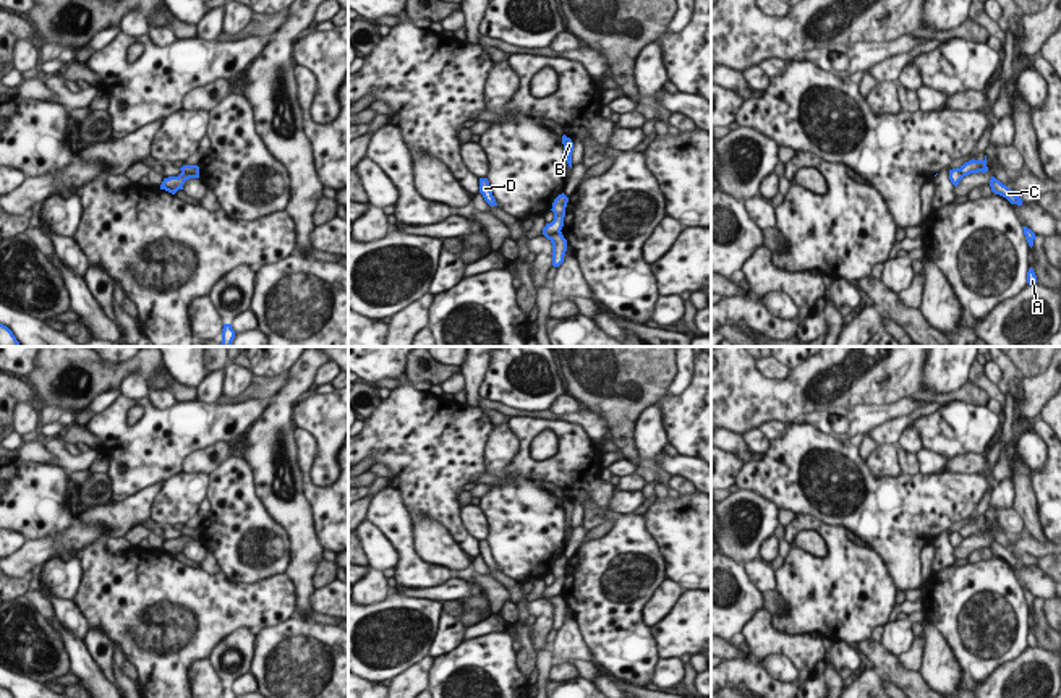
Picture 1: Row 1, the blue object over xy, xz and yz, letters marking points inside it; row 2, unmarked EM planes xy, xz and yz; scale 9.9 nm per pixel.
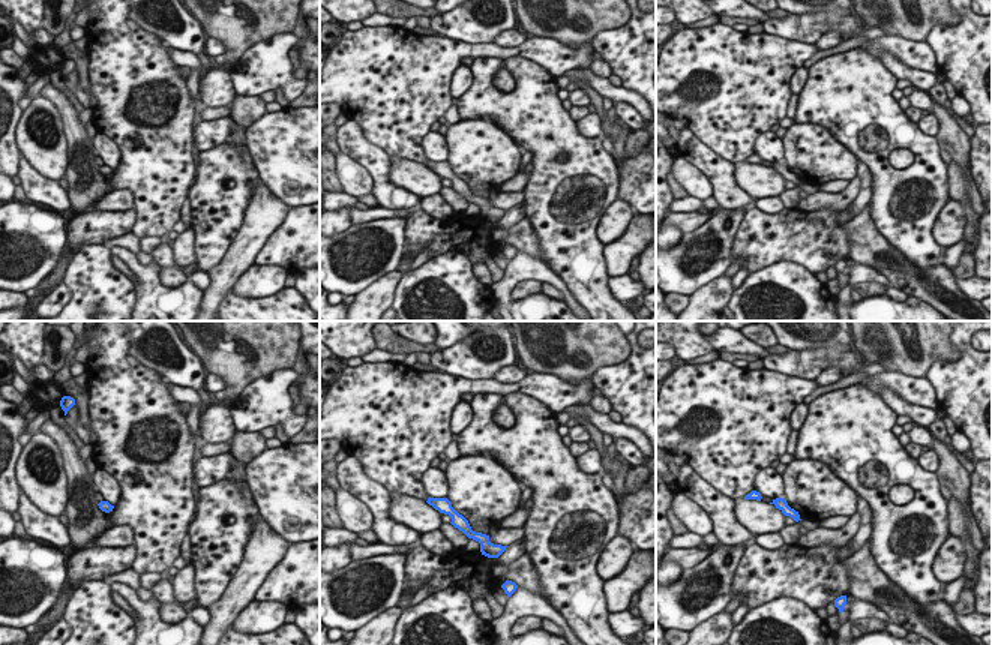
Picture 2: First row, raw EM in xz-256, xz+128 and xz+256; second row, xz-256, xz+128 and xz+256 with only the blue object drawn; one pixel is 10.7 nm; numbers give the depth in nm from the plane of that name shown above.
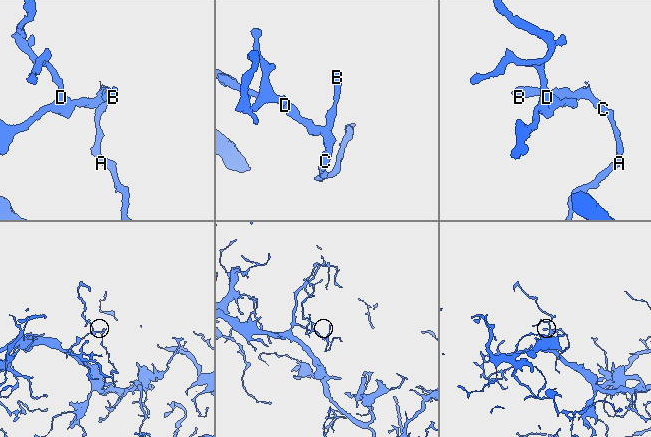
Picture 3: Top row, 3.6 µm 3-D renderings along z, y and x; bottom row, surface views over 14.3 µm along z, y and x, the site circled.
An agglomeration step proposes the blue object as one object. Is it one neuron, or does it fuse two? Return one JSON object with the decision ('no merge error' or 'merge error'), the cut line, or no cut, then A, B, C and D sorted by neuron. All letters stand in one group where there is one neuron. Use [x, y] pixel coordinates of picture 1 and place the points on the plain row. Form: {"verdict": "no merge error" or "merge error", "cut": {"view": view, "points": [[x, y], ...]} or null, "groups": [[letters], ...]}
{"verdict": "merge error", "cut": {"view": "xz", "points": [[559, 593], [545, 598]]}, "groups": [["A", "C"], ["B", "D"]]}

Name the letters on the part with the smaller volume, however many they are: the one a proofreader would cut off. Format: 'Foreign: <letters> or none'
Foreign: A, C

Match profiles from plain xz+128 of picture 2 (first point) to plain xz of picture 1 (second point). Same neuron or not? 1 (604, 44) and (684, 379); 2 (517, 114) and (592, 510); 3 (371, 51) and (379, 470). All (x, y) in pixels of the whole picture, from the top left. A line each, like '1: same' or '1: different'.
1: different
2: different
3: different

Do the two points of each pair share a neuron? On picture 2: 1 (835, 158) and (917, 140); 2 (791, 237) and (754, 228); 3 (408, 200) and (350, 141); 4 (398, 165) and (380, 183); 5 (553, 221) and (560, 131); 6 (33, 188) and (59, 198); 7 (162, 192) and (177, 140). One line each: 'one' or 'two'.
1: two
2: one
3: one
4: two
5: one
6: one
7: one

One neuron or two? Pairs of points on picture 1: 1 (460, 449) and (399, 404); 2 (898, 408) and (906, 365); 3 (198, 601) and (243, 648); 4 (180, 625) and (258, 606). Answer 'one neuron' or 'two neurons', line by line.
1: one neuron
2: two neurons
3: two neurons
4: one neuron

